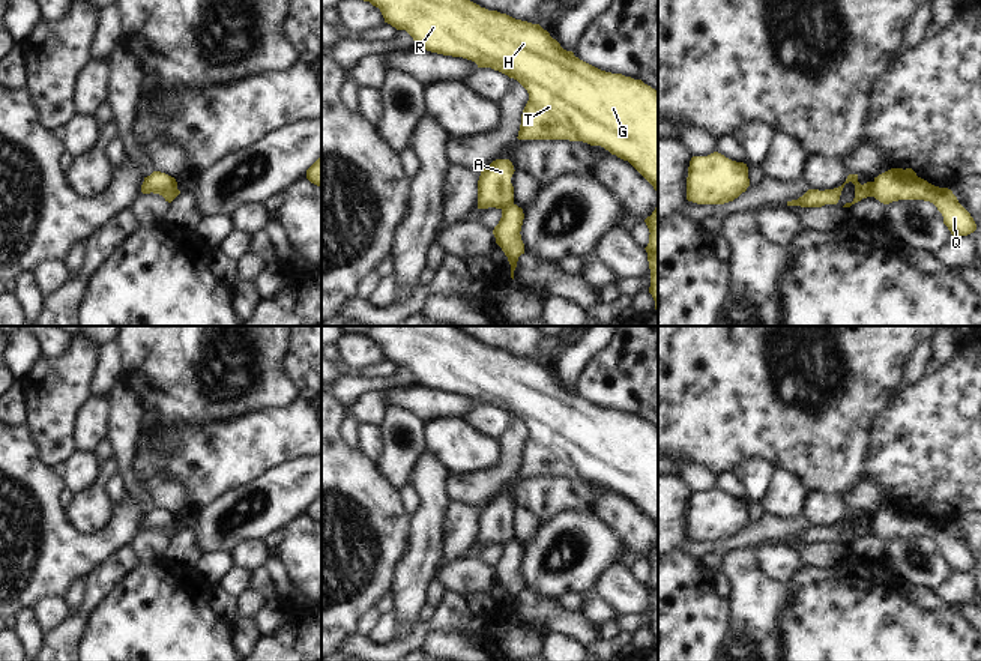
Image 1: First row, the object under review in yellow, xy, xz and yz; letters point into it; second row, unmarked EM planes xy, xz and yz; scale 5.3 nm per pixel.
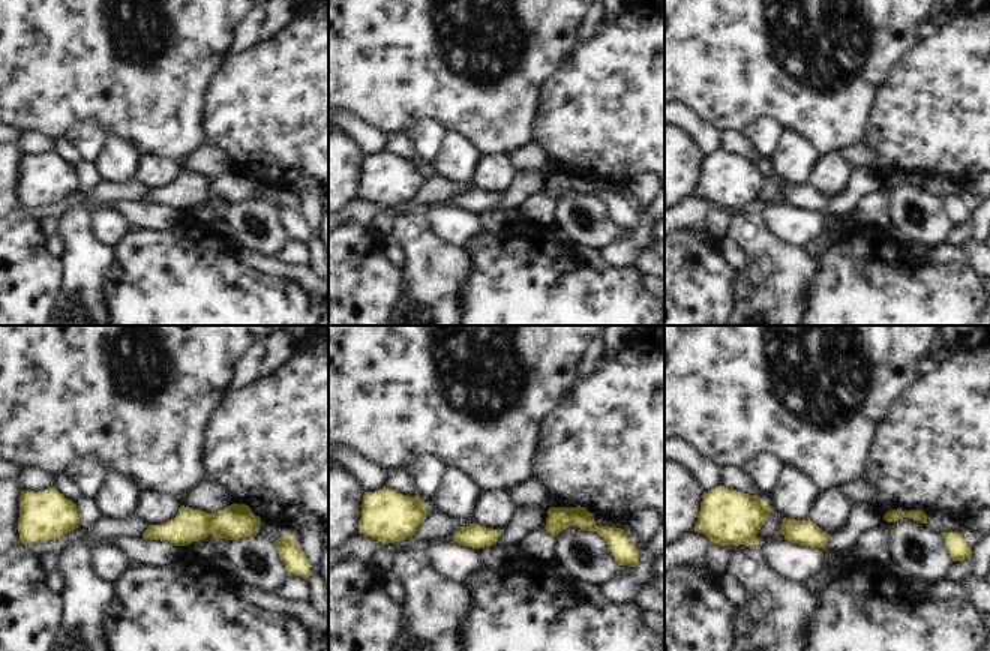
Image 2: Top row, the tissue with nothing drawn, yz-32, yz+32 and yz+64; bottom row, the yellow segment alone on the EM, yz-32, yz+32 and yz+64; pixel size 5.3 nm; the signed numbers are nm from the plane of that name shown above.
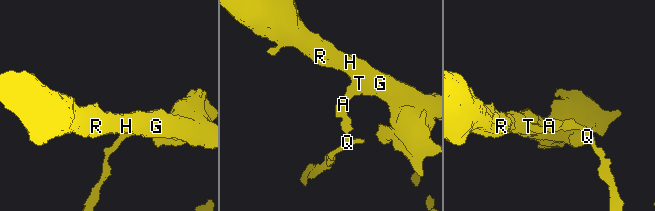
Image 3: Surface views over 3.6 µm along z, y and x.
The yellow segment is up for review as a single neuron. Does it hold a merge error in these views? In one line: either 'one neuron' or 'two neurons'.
two neurons

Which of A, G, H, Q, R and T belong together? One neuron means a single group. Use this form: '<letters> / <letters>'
A G H R T / Q

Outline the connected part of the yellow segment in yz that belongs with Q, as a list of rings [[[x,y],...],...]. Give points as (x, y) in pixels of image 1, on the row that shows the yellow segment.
[[[891,168],[877,177],[871,194],[883,204],[898,200],[924,200],[933,203],[943,216],[952,236],[967,236],[976,230],[970,213],[948,188],[939,188],[916,176],[912,168]]]

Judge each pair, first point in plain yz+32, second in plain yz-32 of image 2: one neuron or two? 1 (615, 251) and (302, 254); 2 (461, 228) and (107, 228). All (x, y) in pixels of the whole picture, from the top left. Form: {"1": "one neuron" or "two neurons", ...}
{"1": "one neuron", "2": "one neuron"}

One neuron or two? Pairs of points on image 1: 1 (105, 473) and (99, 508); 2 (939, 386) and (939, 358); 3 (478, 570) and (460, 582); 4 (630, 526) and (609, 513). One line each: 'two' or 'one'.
1: one
2: two
3: one
4: one

